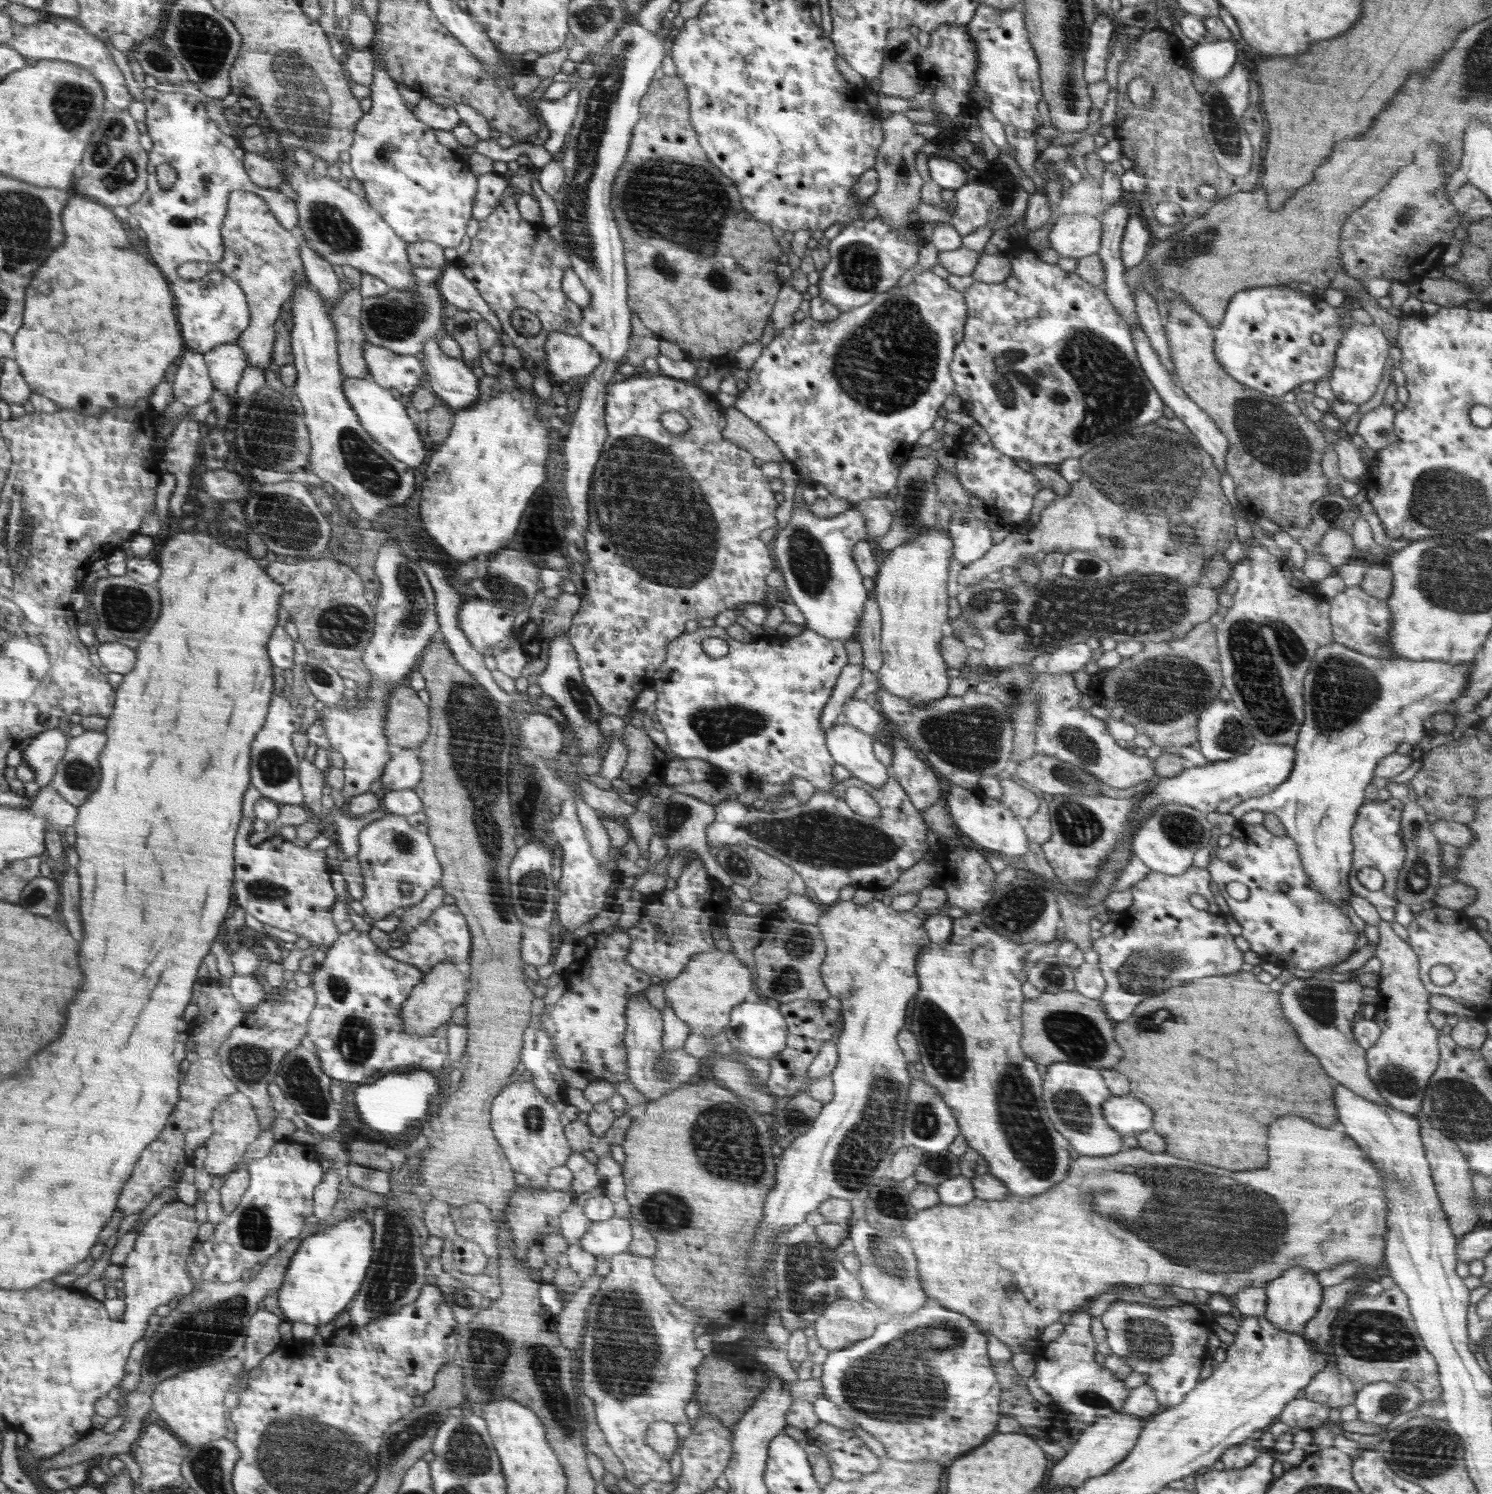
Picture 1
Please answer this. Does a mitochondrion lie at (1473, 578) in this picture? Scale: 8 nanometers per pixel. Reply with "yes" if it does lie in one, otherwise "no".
yes

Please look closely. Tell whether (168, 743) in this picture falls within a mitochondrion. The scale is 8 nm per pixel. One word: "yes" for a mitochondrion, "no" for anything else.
no

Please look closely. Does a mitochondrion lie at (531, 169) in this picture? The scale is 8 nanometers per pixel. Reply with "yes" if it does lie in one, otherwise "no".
no

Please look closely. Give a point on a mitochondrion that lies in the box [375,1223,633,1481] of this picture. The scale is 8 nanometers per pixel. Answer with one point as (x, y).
(488, 1350)

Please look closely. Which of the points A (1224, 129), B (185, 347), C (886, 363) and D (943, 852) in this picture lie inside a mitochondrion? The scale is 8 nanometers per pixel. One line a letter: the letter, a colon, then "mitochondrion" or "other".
A: mitochondrion
B: other
C: mitochondrion
D: other

